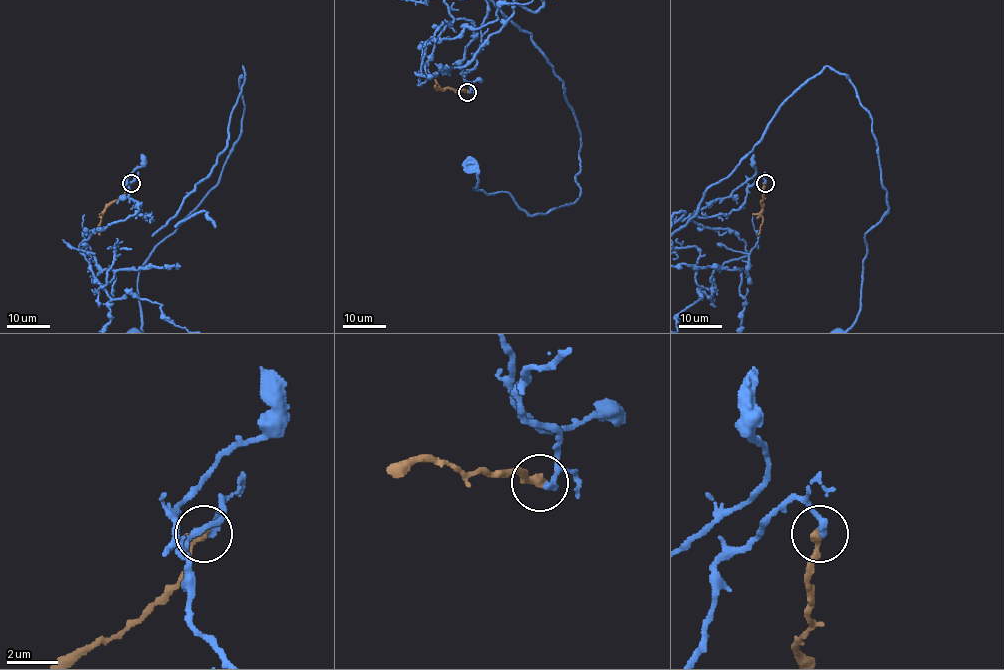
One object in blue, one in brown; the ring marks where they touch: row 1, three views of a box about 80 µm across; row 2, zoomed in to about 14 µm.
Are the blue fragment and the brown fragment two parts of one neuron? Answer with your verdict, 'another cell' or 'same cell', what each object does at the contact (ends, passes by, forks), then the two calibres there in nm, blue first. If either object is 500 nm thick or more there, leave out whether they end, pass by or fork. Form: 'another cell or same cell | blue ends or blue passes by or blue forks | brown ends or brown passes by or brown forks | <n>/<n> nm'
same cell | blue ends | brown ends | 300/300 nm

